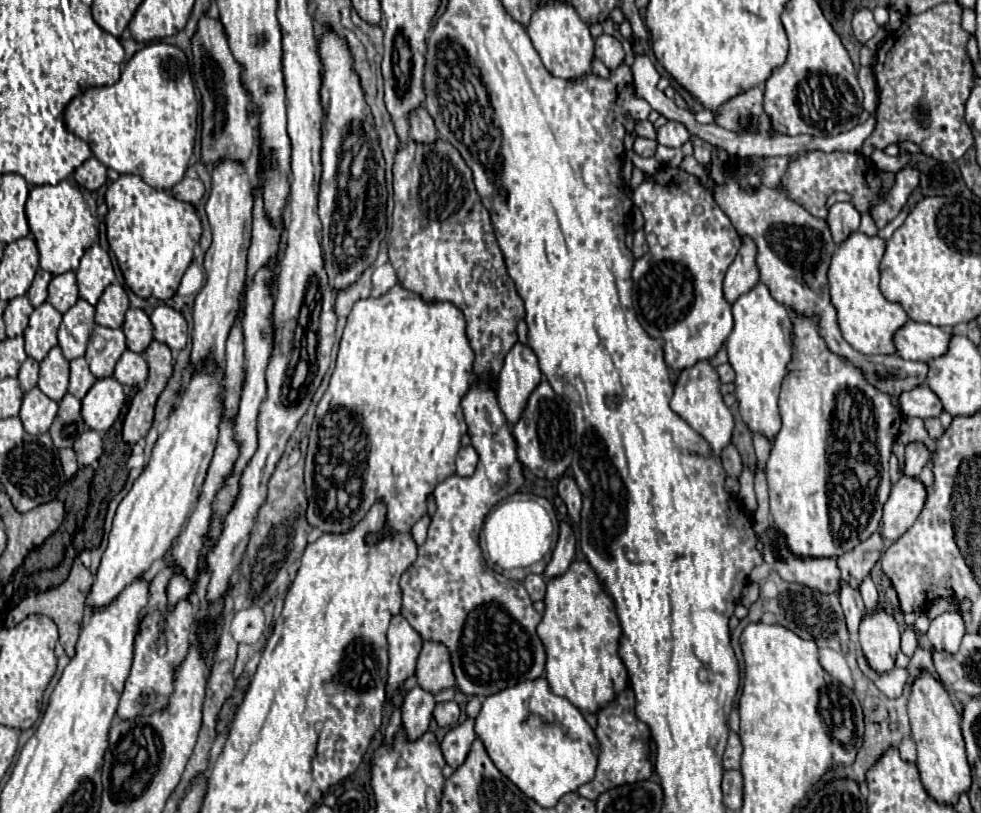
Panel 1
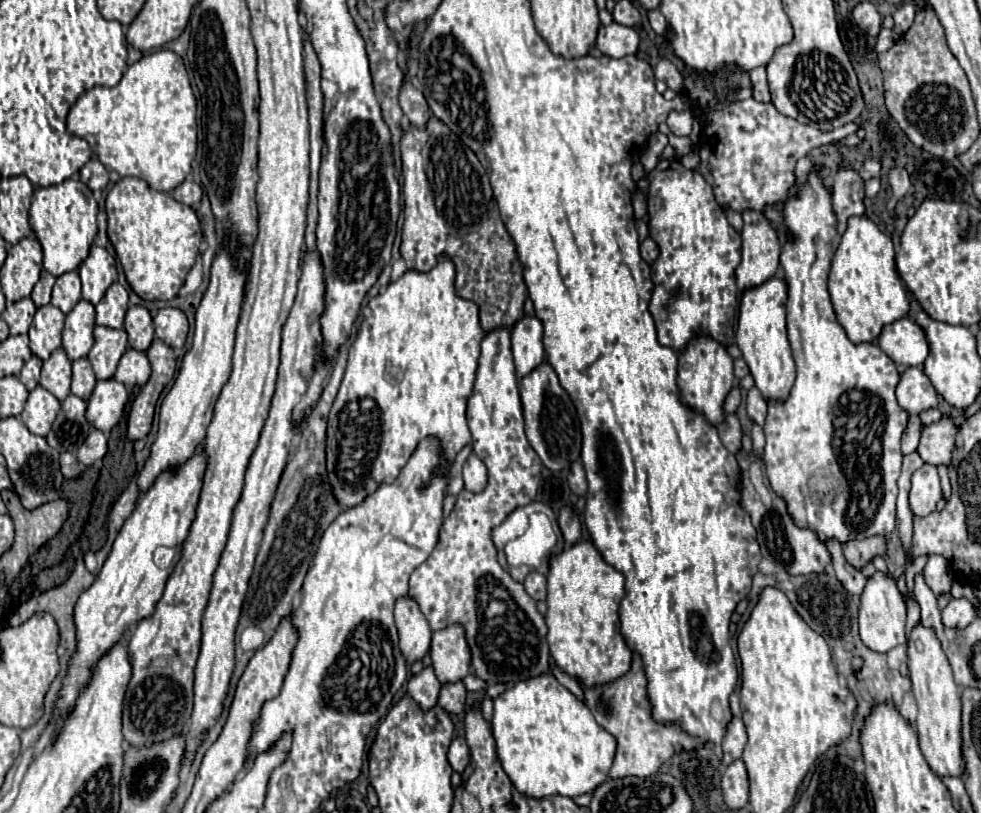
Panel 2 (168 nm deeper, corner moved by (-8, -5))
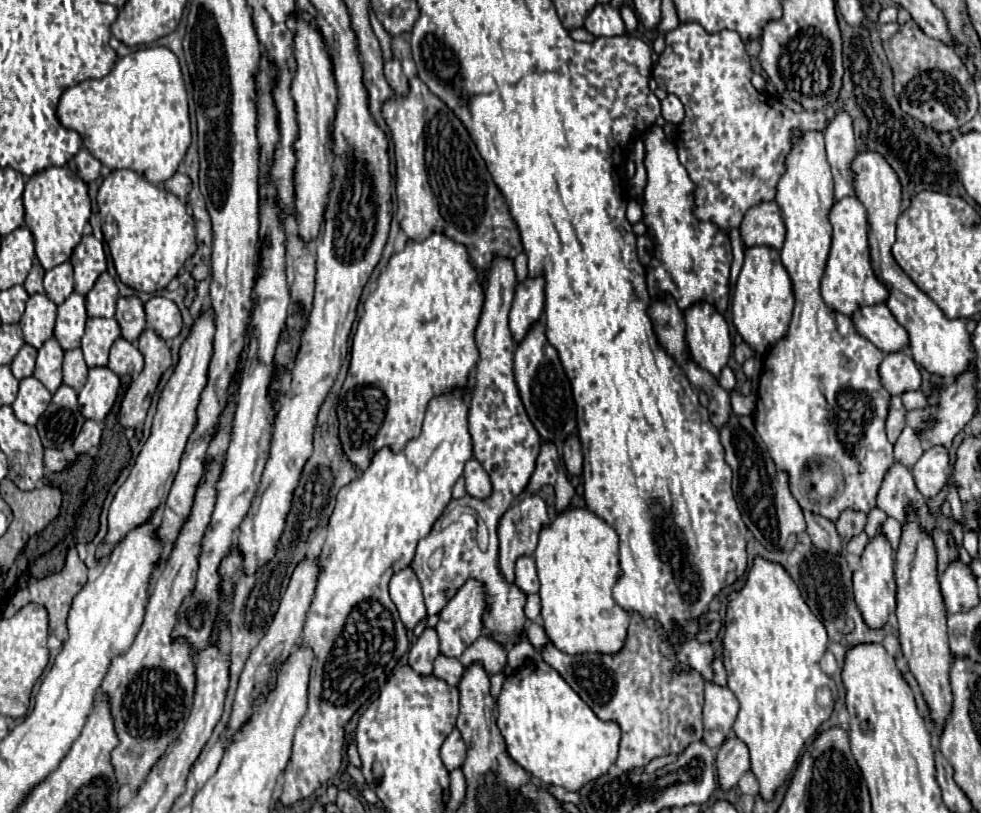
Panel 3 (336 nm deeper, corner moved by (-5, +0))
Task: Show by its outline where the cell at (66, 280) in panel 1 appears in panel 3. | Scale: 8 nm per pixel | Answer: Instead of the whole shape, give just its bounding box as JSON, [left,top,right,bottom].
[43,262,75,304]

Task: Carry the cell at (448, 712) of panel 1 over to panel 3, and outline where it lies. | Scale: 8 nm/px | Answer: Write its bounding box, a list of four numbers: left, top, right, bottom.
[433,656,465,686]

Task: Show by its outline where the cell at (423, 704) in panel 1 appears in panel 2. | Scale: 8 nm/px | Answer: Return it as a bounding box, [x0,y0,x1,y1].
[408,667,440,711]

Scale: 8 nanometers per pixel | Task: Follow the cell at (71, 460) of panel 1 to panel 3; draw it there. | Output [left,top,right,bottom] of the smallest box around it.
[45,450,67,472]

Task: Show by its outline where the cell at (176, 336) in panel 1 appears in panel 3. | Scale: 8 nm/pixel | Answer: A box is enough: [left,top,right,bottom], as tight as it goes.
[145,296,181,340]

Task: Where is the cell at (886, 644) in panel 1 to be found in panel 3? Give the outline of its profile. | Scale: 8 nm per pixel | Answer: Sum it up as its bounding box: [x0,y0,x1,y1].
[853,534,895,630]

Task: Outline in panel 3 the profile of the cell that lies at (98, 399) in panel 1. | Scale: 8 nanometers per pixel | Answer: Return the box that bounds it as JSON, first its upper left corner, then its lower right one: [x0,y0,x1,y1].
[79,368,119,422]

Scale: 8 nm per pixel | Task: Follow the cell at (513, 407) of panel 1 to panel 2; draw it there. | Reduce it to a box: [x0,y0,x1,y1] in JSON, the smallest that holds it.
[512,315,544,375]

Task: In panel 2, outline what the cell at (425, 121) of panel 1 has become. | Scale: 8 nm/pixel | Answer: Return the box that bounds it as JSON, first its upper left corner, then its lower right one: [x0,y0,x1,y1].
[398,81,430,127]

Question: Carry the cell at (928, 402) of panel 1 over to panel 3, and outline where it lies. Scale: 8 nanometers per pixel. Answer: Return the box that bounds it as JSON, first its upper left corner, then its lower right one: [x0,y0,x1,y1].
[879,352,921,396]

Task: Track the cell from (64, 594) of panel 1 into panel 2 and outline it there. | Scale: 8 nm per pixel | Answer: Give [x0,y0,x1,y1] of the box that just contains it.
[8,559,94,653]

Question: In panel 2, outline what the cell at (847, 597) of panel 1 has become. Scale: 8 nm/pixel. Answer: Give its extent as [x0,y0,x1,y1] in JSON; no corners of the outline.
[826,539,866,595]

